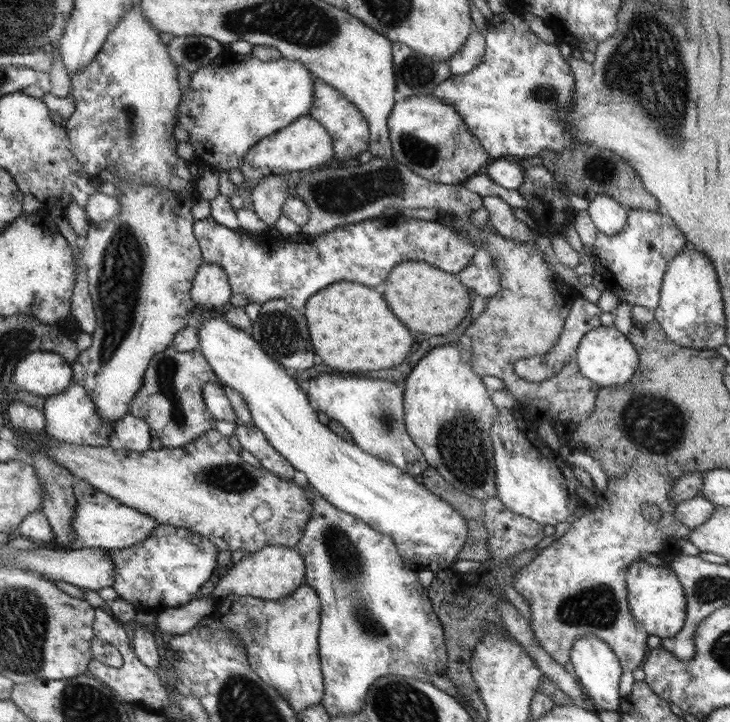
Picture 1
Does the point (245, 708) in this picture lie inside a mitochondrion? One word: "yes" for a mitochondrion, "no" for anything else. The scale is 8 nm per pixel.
yes

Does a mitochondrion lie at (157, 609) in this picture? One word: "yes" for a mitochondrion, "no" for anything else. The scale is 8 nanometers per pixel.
no

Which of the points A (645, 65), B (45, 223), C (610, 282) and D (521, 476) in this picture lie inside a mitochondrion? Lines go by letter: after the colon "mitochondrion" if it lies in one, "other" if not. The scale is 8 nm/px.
A: mitochondrion
B: other
C: other
D: other

